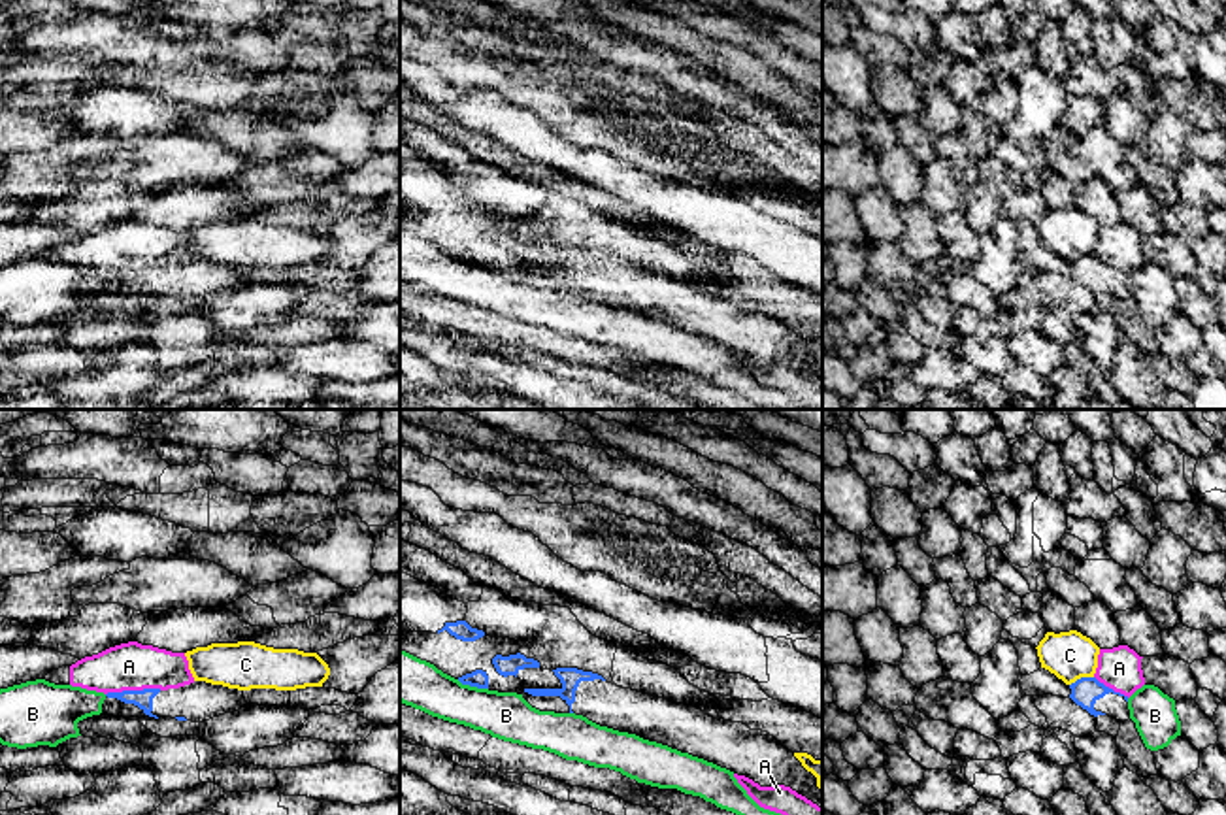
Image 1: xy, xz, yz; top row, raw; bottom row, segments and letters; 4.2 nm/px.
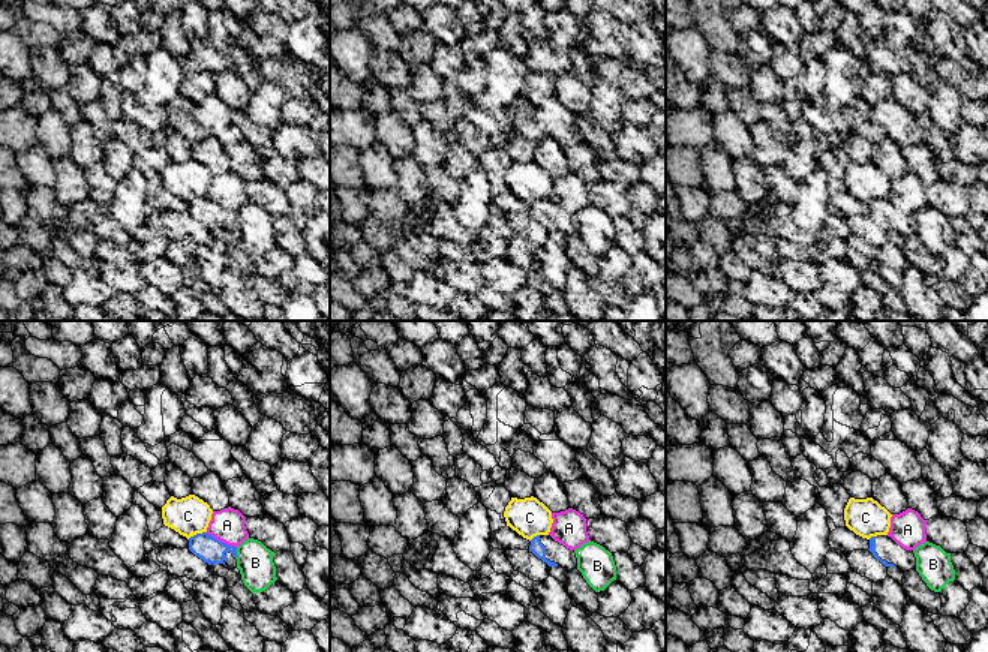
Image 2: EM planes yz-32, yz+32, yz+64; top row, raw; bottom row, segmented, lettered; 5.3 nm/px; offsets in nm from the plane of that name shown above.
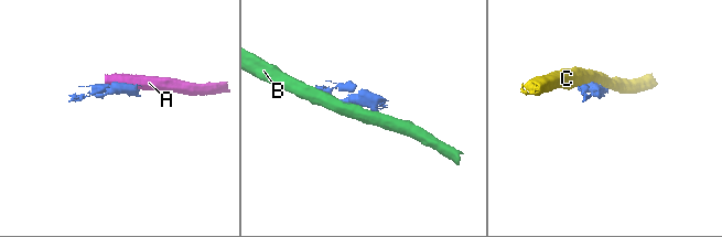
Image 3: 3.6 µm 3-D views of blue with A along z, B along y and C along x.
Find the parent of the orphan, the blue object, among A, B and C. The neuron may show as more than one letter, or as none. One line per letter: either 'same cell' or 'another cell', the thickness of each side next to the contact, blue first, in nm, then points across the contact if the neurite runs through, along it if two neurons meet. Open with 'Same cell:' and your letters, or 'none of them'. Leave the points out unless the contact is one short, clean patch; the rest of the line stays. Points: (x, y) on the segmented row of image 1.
Same cell: none of them
A: another cell | 80/200 nm | along xy (161, 689), (123, 689), (106, 695)
B: another cell | 70/200 nm
C: another cell | 120/200 nm

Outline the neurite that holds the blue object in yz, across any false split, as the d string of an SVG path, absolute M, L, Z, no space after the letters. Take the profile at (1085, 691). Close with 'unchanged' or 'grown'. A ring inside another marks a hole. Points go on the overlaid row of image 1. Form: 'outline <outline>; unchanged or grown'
outline M1081 677L1069 685L1069 698L1086 709L1090 715L1109 715L1118 723L1130 719L1128 696L1115 692L1100 683L1096 677Z; grown

